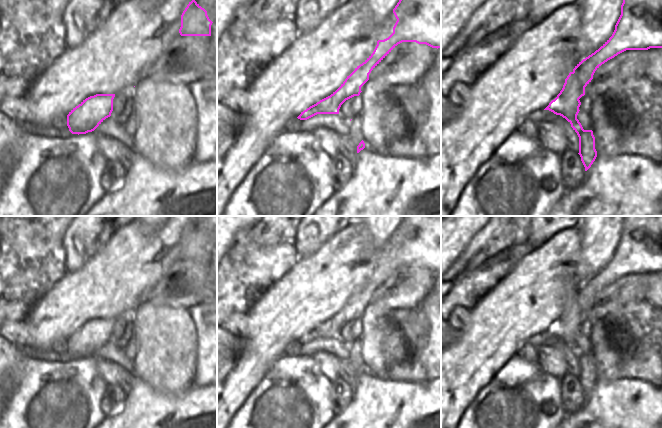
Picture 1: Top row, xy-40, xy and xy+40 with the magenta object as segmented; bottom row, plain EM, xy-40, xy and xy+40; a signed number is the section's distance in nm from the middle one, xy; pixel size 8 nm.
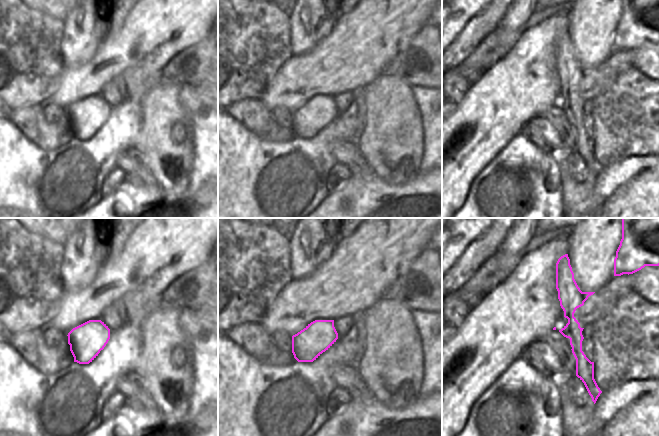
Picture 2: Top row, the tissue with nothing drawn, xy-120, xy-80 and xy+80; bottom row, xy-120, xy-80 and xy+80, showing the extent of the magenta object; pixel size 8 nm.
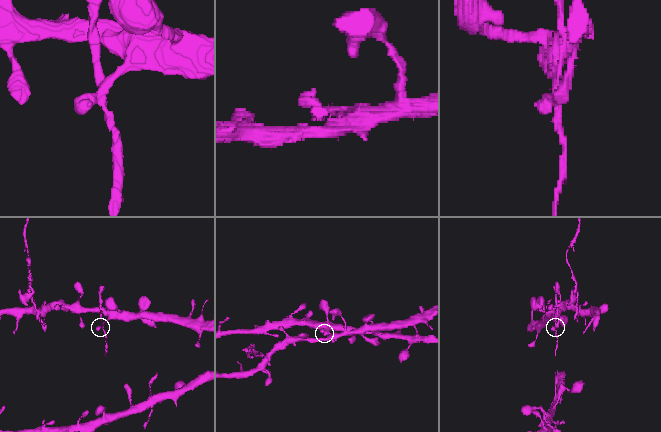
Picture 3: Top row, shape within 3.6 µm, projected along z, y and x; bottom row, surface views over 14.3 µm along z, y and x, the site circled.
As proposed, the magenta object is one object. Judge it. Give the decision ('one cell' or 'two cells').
two cells

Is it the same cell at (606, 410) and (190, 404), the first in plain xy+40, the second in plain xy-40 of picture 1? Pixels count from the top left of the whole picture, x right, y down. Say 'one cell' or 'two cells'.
one cell

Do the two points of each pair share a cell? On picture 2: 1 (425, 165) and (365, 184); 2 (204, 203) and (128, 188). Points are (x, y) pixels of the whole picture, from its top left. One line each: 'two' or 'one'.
1: two
2: one

